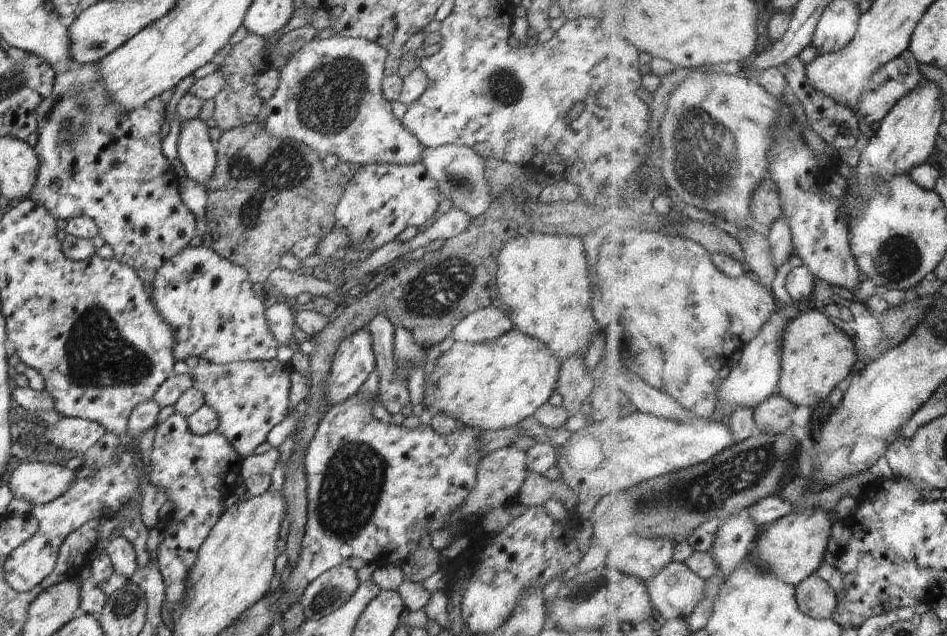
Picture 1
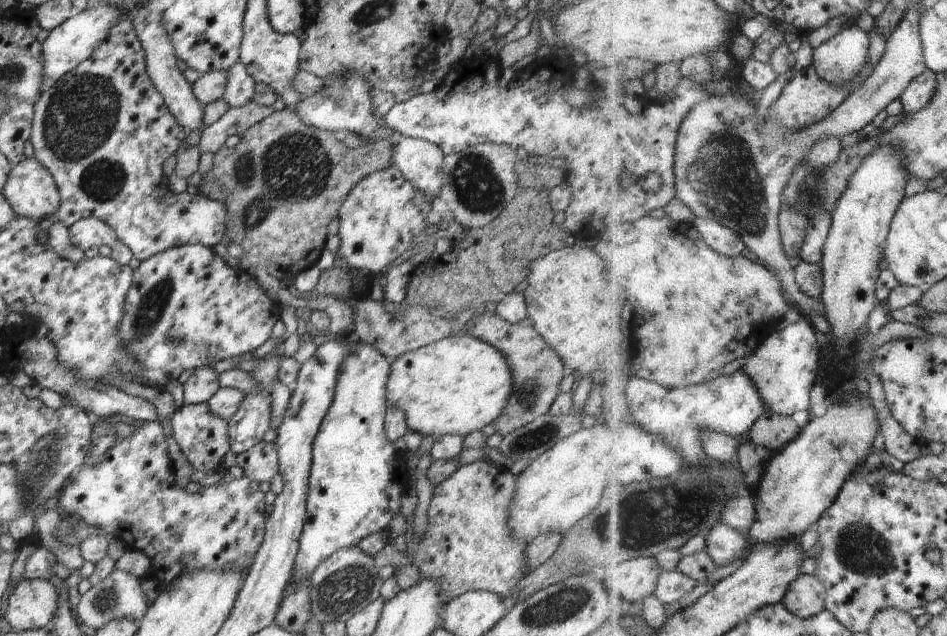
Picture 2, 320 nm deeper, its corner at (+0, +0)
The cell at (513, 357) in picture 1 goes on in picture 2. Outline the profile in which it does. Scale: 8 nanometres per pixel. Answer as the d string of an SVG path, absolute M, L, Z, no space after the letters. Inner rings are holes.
M451 335L434 344L408 352L390 361L386 405L402 410L408 431L434 439L446 434L466 437L482 431L504 412L514 388L506 356L471 335Z

